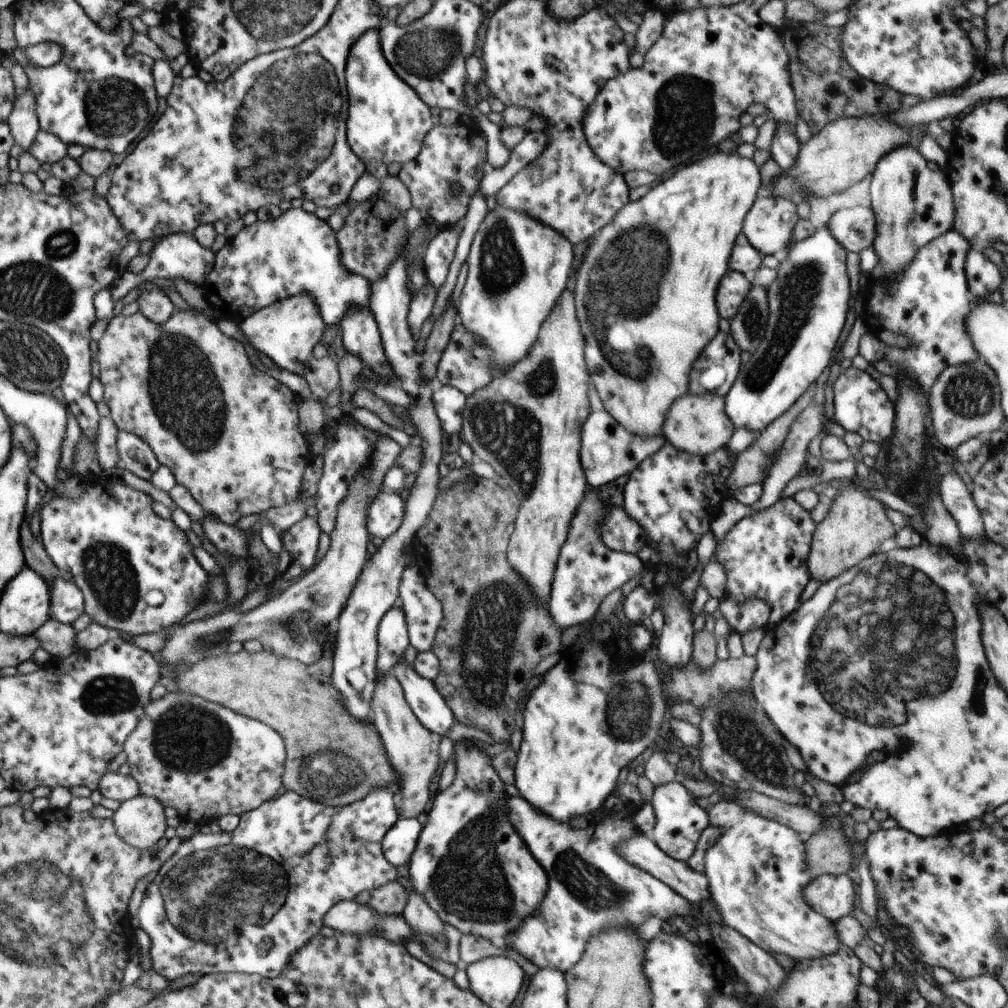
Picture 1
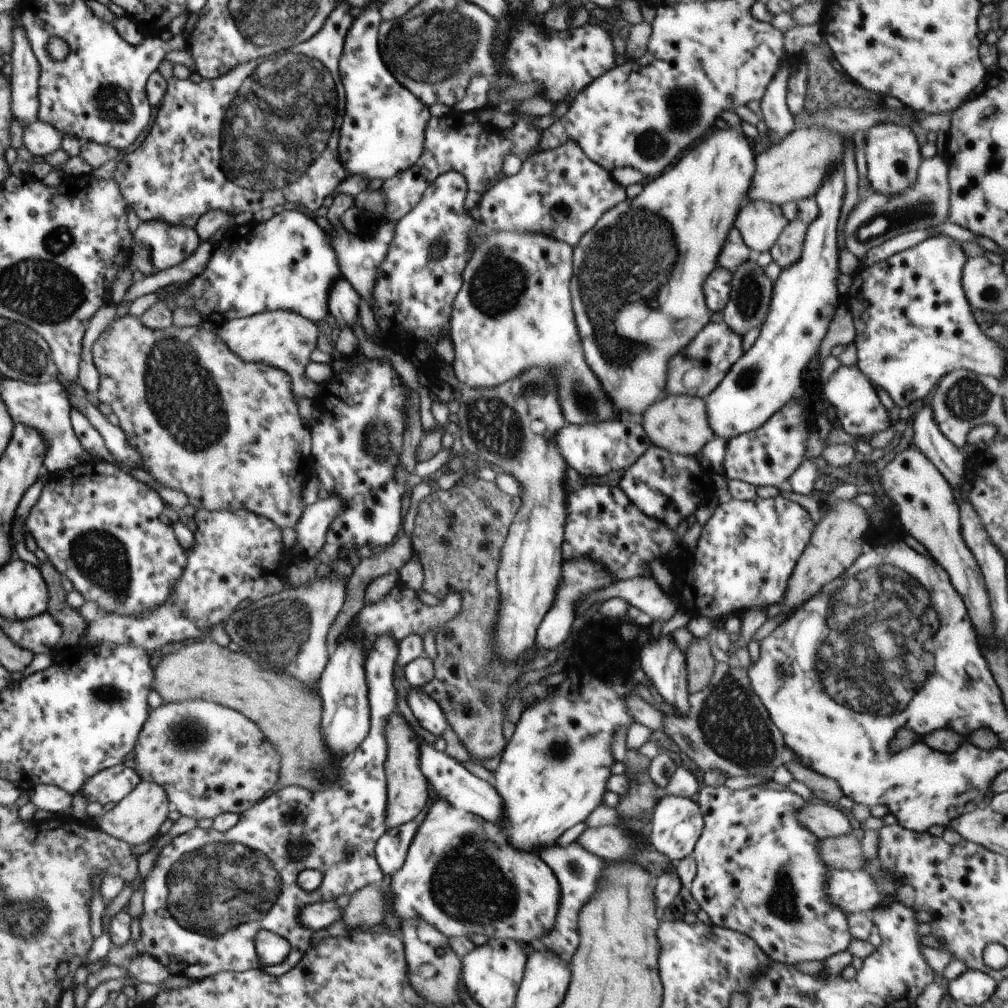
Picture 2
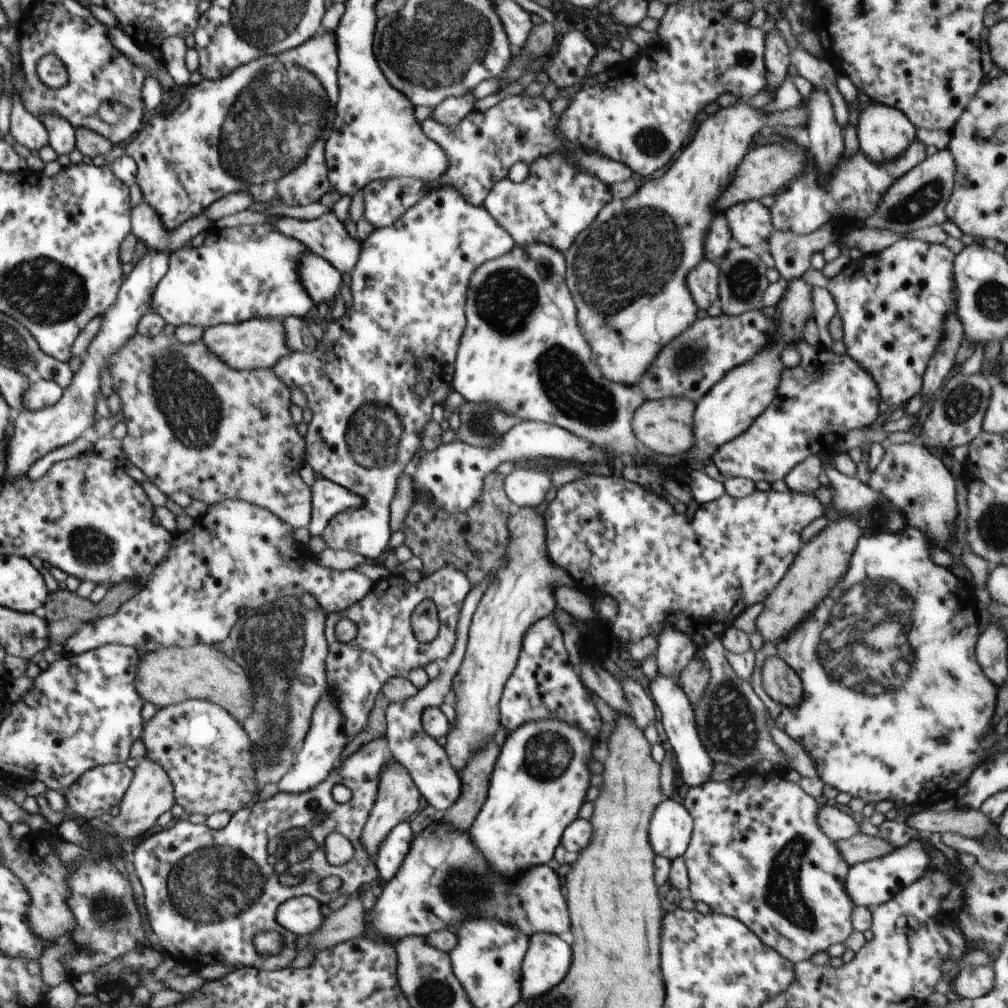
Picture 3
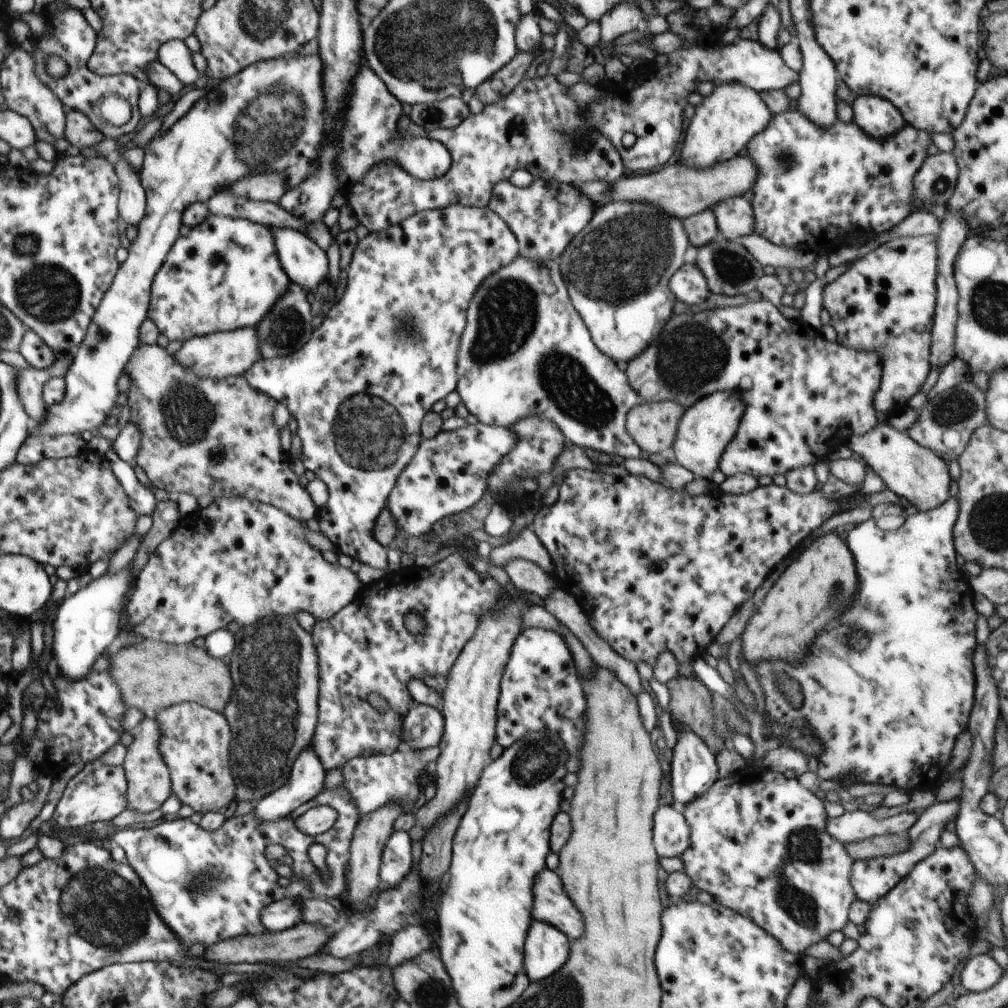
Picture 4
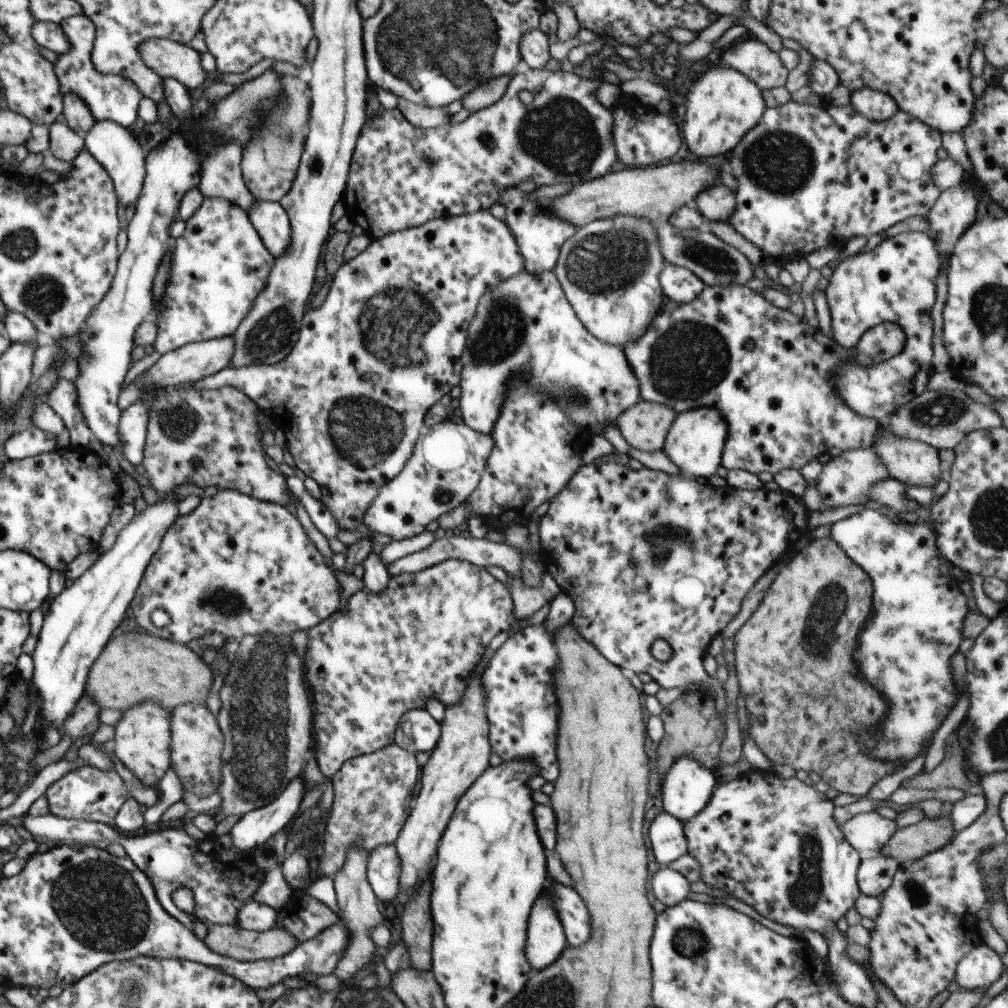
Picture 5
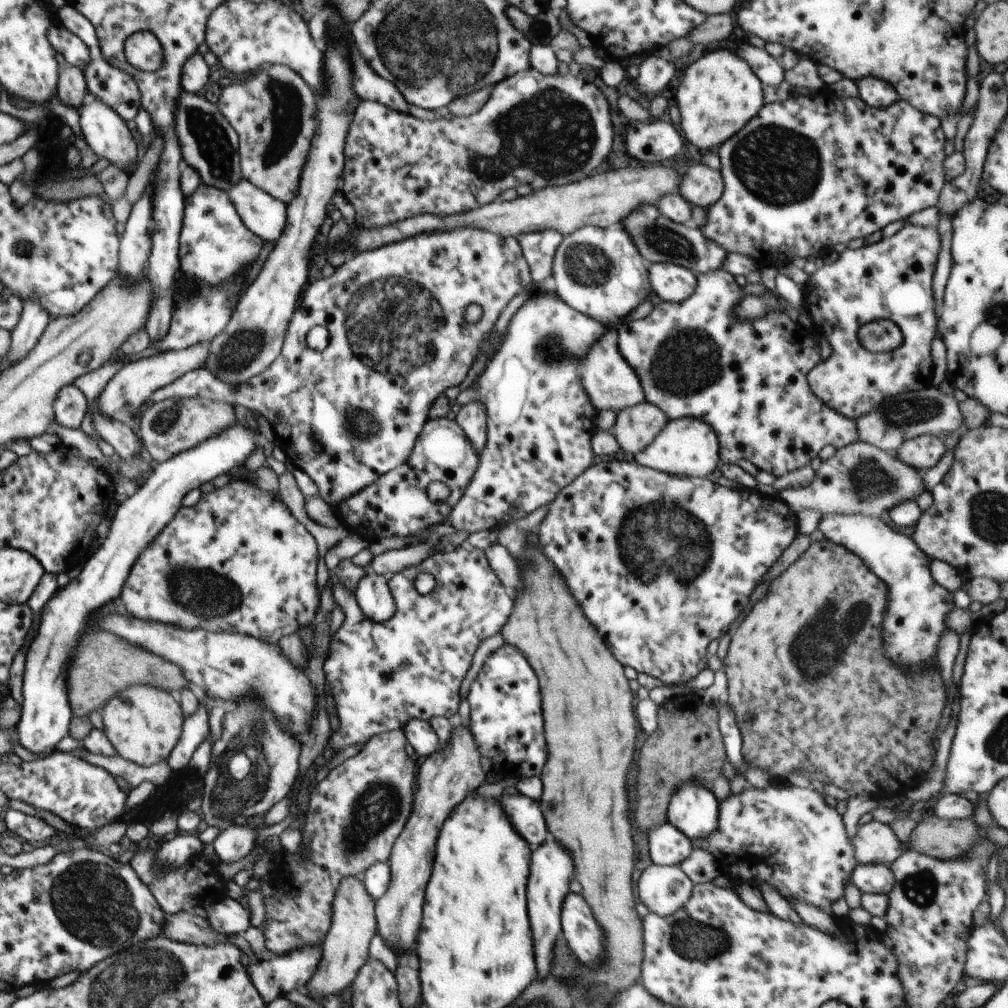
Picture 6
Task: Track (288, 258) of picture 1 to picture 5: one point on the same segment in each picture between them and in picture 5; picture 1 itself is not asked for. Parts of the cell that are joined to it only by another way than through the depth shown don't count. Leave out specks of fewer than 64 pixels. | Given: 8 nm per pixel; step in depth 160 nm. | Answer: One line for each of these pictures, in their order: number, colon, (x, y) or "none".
2: (286, 263)
3: (248, 272)
4: (225, 275)
5: (219, 265)

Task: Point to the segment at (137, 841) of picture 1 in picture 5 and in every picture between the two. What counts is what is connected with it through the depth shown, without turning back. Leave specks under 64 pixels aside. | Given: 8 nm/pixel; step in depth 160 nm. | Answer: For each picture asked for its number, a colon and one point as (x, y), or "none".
2: (136, 819)
3: (150, 794)
4: (149, 785)
5: (142, 738)

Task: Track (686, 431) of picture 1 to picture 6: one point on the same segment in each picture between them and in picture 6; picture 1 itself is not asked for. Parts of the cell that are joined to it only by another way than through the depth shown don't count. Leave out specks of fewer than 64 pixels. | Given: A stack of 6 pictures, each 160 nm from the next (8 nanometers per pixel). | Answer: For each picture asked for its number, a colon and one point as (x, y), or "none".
2: (678, 424)
3: (665, 426)
4: (653, 425)
5: (645, 425)
6: (636, 427)

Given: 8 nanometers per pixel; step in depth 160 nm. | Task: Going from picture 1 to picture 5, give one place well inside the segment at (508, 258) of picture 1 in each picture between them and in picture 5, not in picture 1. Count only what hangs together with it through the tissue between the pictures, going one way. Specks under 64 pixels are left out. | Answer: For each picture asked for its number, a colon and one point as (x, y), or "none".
2: (514, 311)
3: (521, 349)
4: (525, 352)
5: (524, 328)

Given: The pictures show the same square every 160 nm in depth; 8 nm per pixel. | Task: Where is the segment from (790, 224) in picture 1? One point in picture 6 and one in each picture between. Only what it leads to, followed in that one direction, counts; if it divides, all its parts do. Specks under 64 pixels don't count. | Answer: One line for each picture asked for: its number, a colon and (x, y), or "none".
2: (759, 222)
3: (750, 223)
4: (735, 219)
5: (718, 202)
6: (702, 186)

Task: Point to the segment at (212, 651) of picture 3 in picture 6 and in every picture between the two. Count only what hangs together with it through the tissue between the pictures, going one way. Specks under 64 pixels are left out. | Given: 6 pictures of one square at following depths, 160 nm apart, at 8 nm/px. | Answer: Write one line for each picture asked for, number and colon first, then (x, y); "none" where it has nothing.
4: (153, 675)
5: (134, 668)
6: (105, 665)

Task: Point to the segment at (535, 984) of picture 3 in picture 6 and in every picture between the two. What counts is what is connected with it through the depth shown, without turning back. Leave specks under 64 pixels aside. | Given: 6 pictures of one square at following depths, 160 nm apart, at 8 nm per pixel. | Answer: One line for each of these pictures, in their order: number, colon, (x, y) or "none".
4: (546, 949)
5: (546, 941)
6: (552, 868)

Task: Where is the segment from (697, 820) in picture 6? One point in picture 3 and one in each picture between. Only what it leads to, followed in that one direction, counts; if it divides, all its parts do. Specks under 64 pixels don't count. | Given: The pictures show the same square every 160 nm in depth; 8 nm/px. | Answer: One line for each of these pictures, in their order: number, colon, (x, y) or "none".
3: (678, 716)
4: (694, 769)
5: (687, 786)

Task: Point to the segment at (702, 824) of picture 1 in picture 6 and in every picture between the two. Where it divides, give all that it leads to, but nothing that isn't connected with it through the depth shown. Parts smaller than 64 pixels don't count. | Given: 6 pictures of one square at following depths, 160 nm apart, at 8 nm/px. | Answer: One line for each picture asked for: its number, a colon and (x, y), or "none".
2: (677, 823)
3: (671, 827)
4: (672, 834)
5: (669, 842)
6: (668, 846)

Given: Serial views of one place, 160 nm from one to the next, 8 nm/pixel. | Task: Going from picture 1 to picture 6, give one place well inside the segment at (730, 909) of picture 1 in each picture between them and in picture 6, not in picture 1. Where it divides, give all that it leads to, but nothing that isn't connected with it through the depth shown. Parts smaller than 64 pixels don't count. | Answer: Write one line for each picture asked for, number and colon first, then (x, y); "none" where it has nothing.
2: (758, 871)
3: (757, 854)
4: (759, 845)
5: (773, 843)
6: (787, 836)

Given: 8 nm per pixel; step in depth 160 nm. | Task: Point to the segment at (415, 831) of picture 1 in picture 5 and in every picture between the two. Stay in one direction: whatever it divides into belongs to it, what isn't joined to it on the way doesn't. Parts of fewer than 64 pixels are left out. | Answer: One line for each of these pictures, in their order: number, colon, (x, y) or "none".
2: (391, 850)
3: (391, 853)
4: (396, 860)
5: (384, 865)

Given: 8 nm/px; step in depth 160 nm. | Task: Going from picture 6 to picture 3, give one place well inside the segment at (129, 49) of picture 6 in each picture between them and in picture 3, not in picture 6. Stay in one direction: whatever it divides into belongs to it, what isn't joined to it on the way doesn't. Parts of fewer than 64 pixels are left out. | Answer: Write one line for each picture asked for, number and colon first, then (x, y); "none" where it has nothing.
3: (174, 48)
4: (173, 54)
5: (167, 58)

